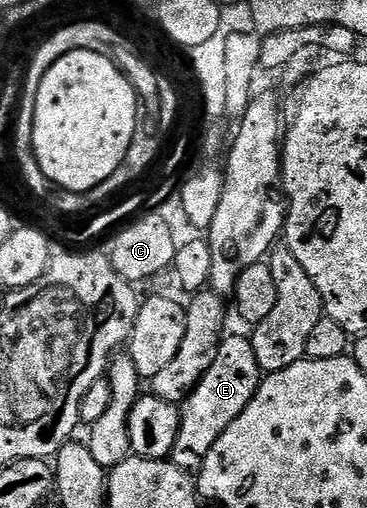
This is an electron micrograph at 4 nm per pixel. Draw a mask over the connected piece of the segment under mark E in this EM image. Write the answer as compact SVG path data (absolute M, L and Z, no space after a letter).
M228 334L217 349L217 357L213 365L201 377L191 394L183 400L179 413L179 432L177 441L173 441L173 449L169 462L188 473L198 473L203 468L209 449L225 433L229 425L249 405L249 401L257 393L261 382L261 372L257 365L257 353L253 353L250 338L244 335Z

